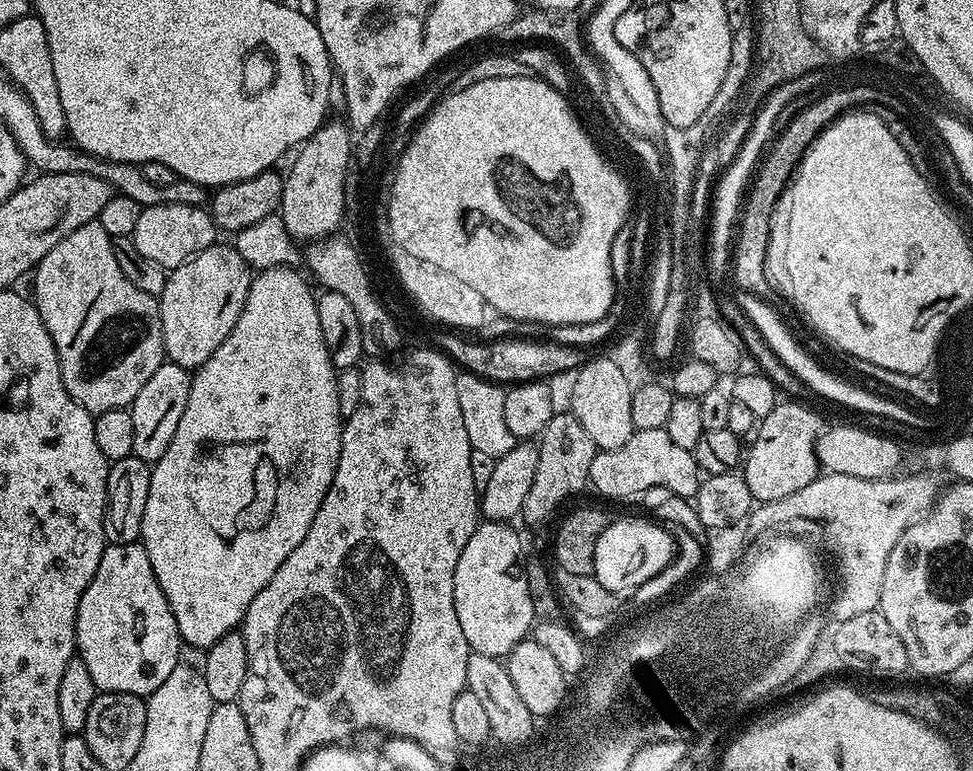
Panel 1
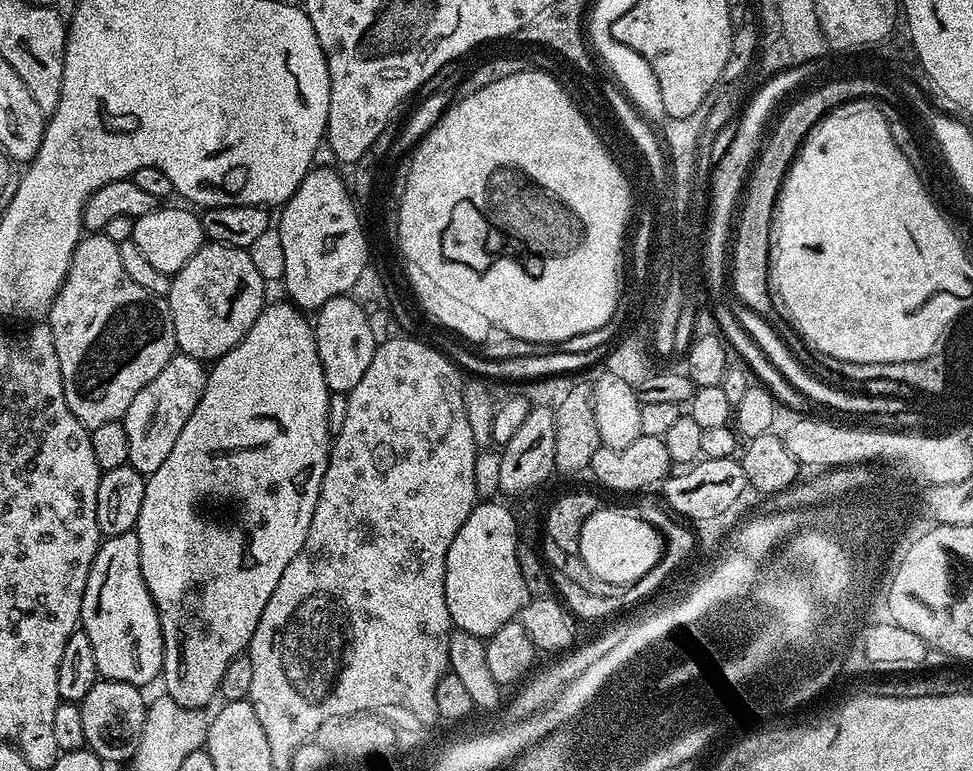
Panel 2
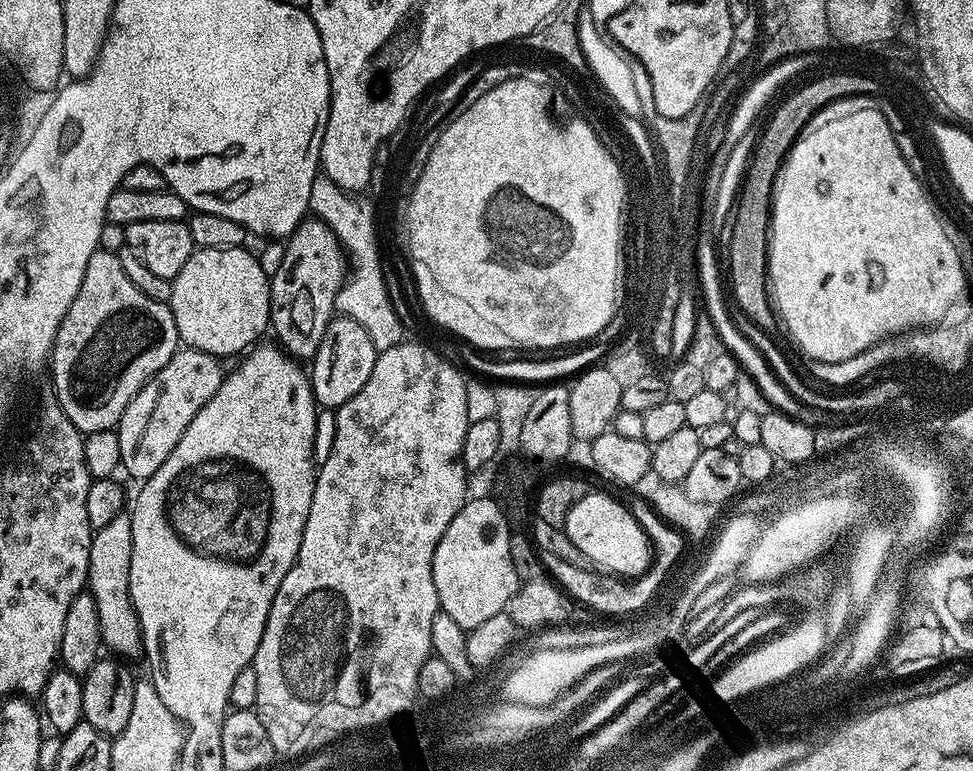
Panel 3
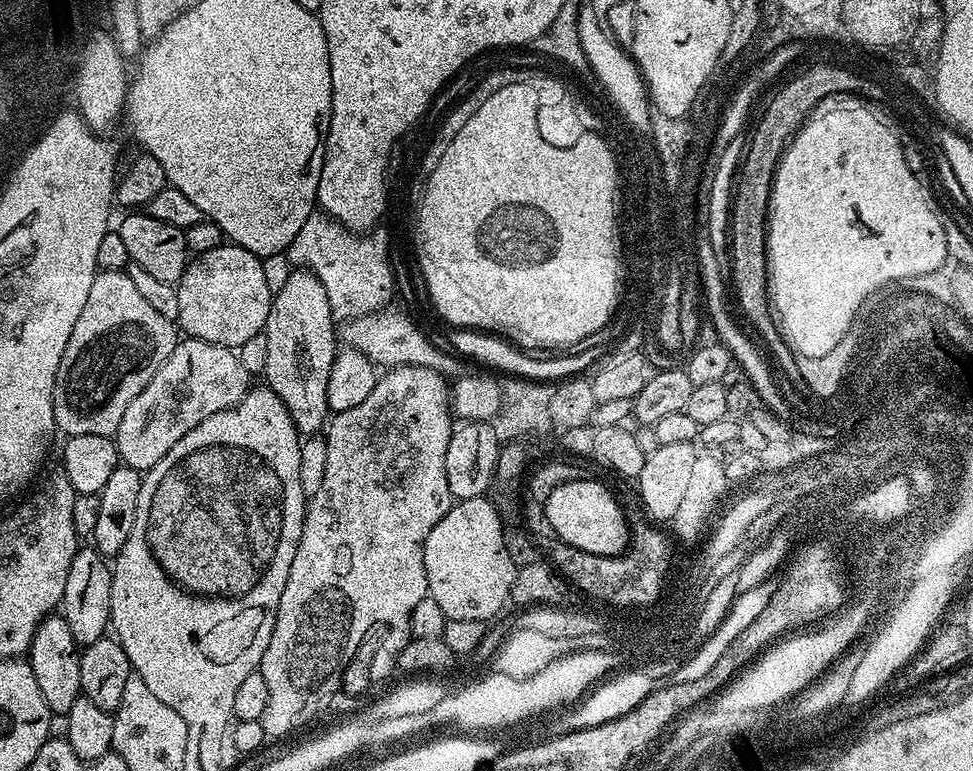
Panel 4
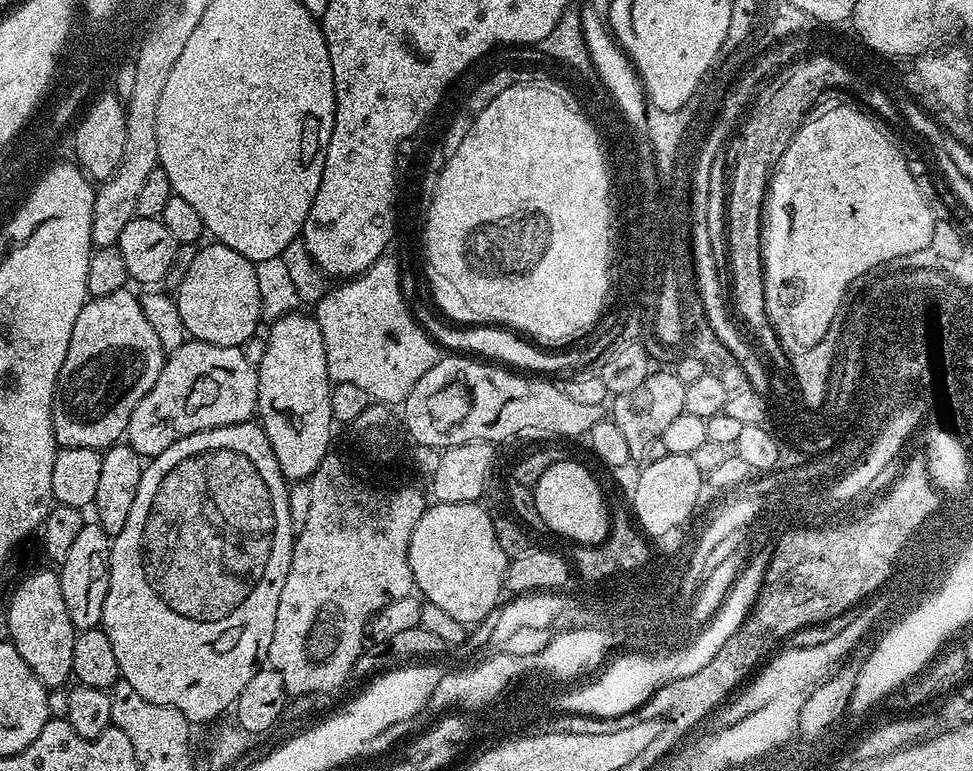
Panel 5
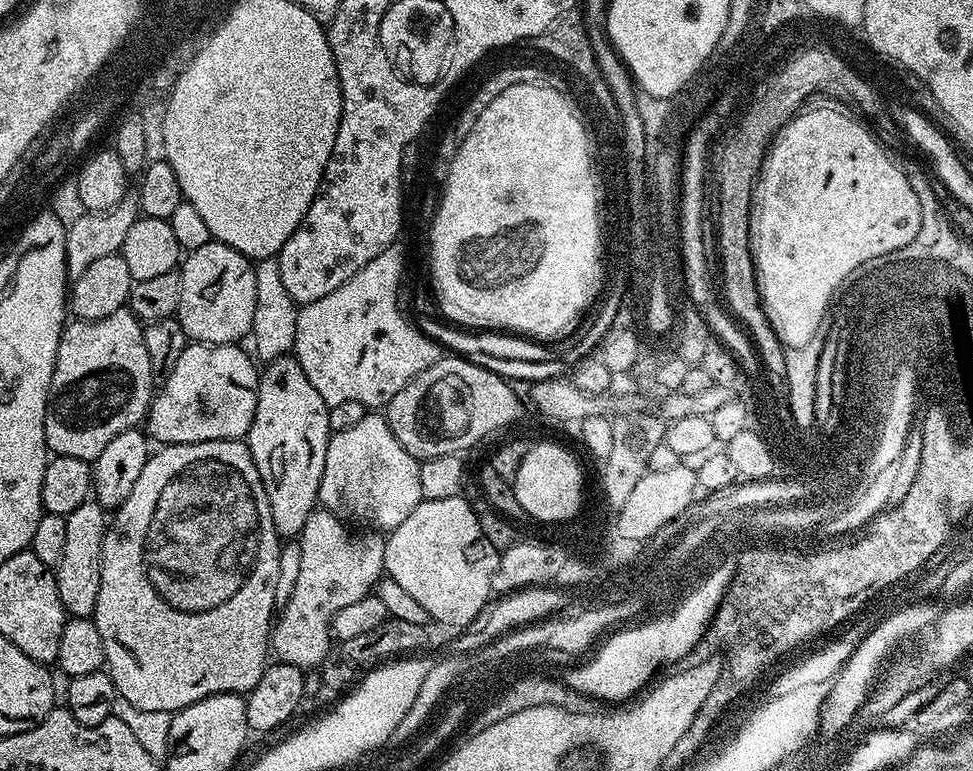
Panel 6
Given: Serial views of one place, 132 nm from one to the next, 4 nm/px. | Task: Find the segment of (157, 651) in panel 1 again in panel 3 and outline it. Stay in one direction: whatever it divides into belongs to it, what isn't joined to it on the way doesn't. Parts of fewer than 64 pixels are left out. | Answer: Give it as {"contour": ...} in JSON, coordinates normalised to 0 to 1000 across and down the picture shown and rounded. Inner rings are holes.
{"contour":[[[131,663],[123,664],[109,682],[98,686],[92,708],[89,767],[97,776],[101,791],[103,827],[112,847],[123,853],[143,852],[146,846],[144,808],[134,781],[134,719],[136,717],[136,672]]]}

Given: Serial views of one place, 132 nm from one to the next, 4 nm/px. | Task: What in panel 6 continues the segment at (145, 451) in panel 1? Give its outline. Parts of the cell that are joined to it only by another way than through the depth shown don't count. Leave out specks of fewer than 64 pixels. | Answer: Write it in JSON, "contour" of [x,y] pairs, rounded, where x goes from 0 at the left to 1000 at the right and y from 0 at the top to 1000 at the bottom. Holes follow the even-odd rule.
{"contour":[[[194,445],[183,463],[183,475],[175,480],[175,490],[166,494],[156,515],[150,536],[151,564],[169,578],[254,567],[267,499],[267,482],[256,462],[243,446]]]}

